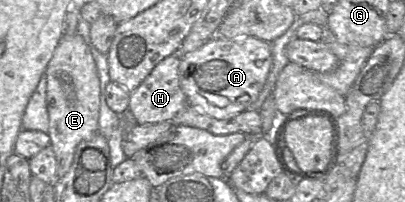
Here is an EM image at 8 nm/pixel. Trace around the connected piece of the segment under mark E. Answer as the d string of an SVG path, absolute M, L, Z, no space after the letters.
M78 33L62 36L44 73L47 77L48 136L57 162L57 175L62 178L73 162L77 145L92 139L99 131L100 79L91 49Z

